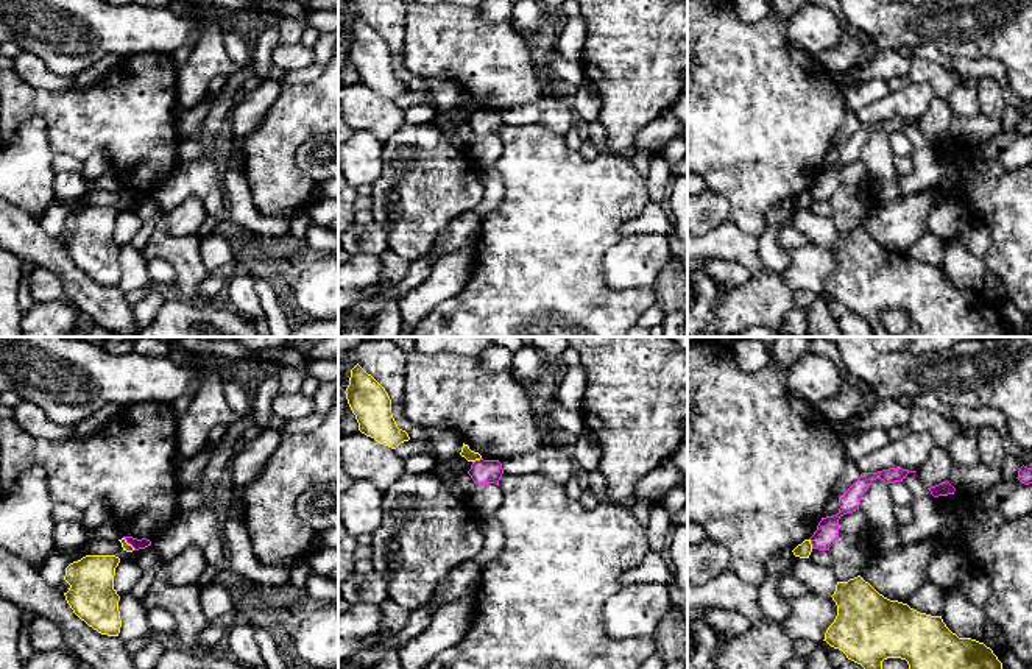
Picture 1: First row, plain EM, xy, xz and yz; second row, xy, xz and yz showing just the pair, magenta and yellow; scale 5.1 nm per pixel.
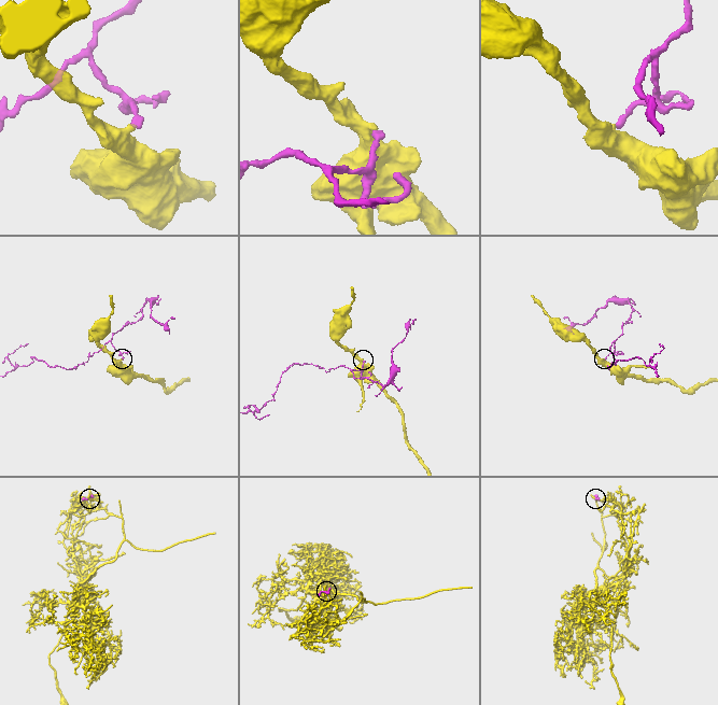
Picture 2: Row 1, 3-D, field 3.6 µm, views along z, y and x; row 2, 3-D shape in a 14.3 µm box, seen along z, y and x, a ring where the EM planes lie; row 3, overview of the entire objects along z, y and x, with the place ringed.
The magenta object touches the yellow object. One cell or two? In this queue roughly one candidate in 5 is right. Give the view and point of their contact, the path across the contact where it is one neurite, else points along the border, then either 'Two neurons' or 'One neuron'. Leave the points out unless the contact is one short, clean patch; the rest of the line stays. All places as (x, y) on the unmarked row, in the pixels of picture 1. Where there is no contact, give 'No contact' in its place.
Touches magenta at yz (811, 194). Boundary: yz (809, 189), (812, 198). Two neurons

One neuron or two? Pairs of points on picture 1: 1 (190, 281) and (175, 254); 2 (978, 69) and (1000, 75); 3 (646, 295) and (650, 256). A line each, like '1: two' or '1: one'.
1: one
2: one
3: two

